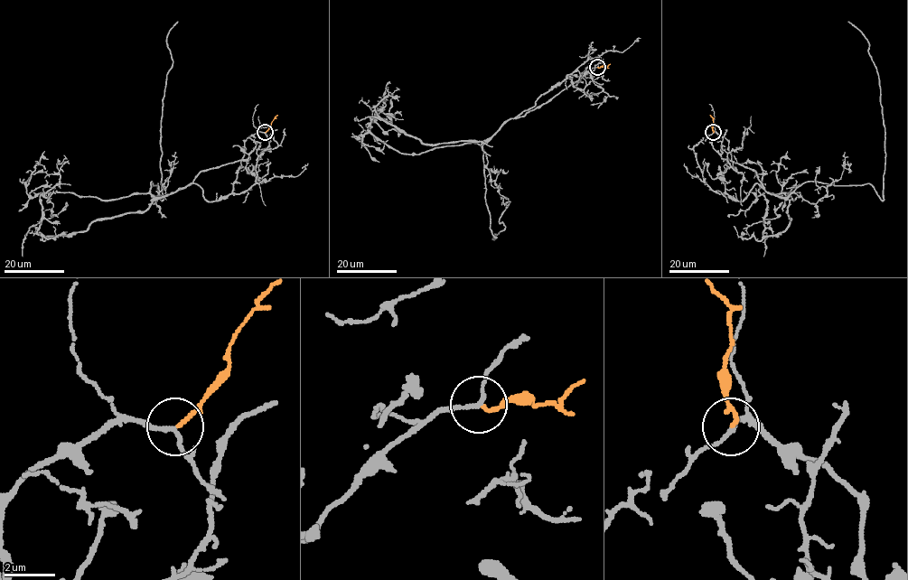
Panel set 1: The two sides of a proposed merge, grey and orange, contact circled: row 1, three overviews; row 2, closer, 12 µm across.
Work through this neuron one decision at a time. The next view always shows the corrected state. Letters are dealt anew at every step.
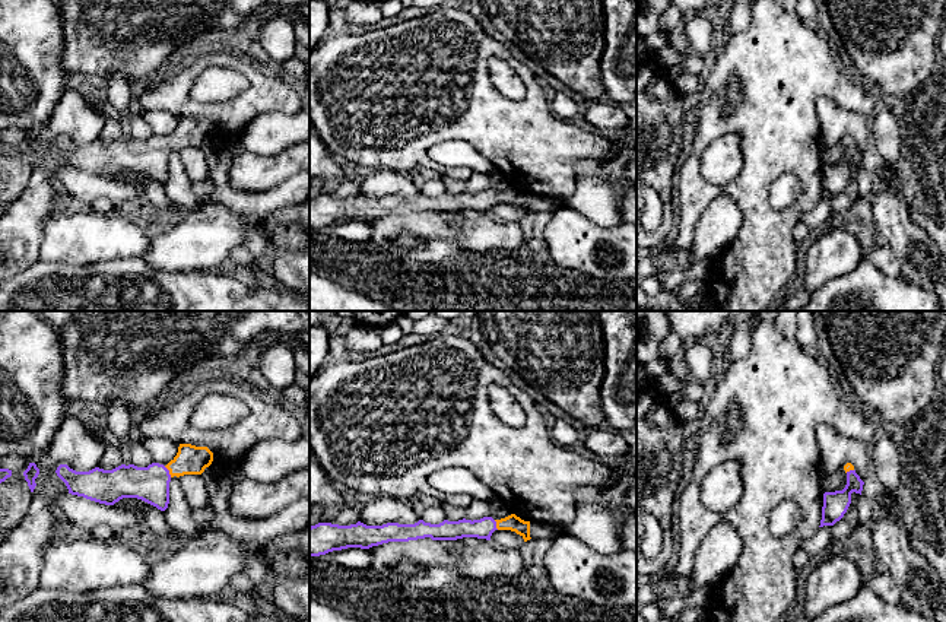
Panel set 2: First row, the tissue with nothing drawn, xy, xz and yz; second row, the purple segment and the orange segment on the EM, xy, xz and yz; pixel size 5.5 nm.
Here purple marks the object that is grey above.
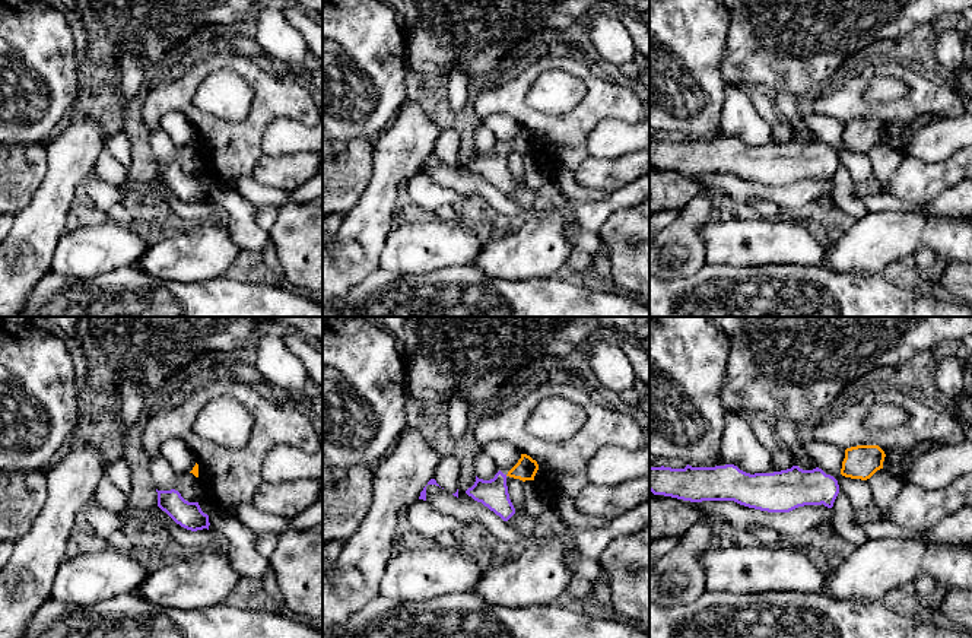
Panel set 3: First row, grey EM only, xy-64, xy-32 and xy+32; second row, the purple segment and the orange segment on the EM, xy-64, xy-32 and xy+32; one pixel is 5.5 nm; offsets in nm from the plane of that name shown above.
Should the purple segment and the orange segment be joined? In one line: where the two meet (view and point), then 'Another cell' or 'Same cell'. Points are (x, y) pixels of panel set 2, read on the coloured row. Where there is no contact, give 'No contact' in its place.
Touches purple at xy (168, 472). Same cell

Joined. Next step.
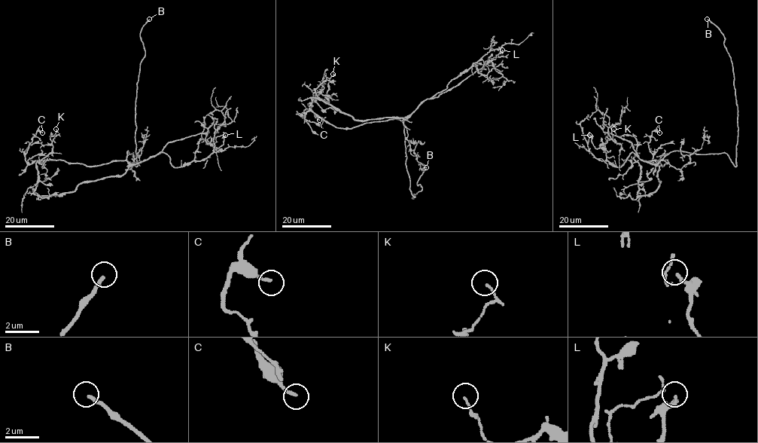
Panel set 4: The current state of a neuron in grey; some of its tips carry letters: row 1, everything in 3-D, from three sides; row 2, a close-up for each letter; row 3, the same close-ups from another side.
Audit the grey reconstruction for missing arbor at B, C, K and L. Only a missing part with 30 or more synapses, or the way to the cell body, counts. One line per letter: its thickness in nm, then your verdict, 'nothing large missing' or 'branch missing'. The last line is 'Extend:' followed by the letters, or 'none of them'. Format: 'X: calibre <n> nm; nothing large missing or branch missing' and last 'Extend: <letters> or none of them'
B: calibre 200 nm; branch missing
C: calibre 140 nm; nothing large missing
K: calibre 100 nm; nothing large missing
L: calibre 100 nm; nothing large missing
Extend: B

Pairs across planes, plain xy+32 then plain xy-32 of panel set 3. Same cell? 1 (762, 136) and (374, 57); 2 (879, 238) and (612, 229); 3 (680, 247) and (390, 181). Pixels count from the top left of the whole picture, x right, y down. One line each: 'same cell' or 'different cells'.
1: different cells
2: different cells
3: same cell

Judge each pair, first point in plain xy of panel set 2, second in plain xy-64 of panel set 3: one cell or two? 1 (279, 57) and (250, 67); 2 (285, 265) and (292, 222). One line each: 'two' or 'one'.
1: two
2: one

